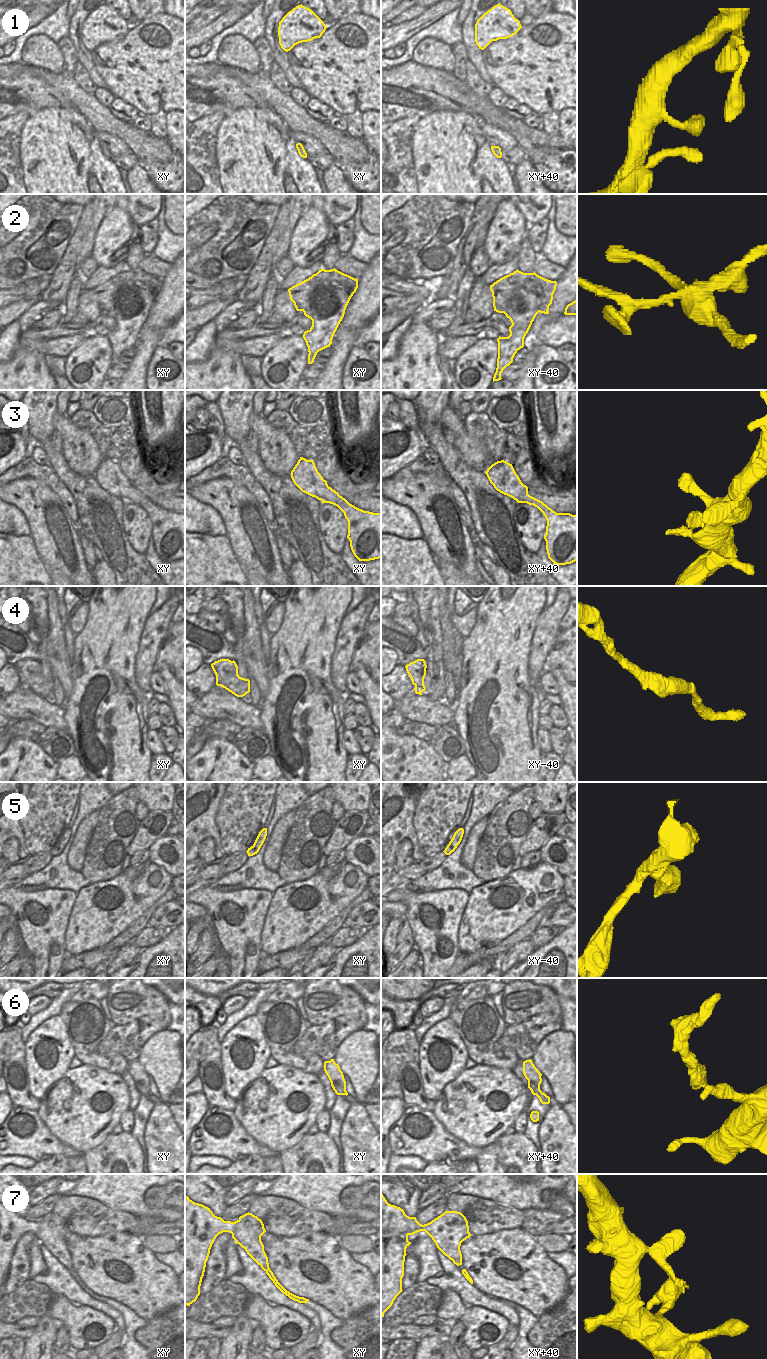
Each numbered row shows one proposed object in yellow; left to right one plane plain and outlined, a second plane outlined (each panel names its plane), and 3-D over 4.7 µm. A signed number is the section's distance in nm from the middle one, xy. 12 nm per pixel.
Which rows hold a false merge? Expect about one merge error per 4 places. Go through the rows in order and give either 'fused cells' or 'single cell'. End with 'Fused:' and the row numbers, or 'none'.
1: single cell
2: fused cells
3: single cell
4: single cell
5: single cell
6: single cell
7: single cell
Fused: 2

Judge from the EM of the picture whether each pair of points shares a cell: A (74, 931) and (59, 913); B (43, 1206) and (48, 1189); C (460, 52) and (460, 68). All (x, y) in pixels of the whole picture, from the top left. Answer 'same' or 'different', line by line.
A: different
B: different
C: same

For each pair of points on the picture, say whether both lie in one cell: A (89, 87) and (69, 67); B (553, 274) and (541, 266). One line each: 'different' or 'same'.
A: different
B: same

